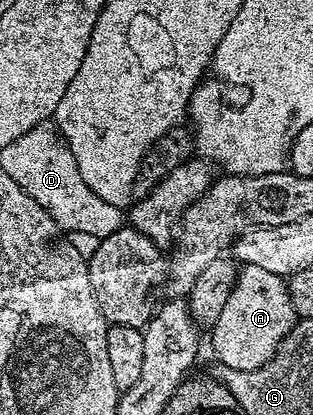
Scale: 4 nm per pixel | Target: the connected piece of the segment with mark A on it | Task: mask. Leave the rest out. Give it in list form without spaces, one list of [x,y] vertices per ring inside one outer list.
[[[241,264],[235,286],[219,314],[219,322],[211,329],[213,352],[222,368],[250,372],[262,368],[277,353],[282,338],[297,323],[297,311],[291,306],[286,277],[271,274],[260,266]]]

